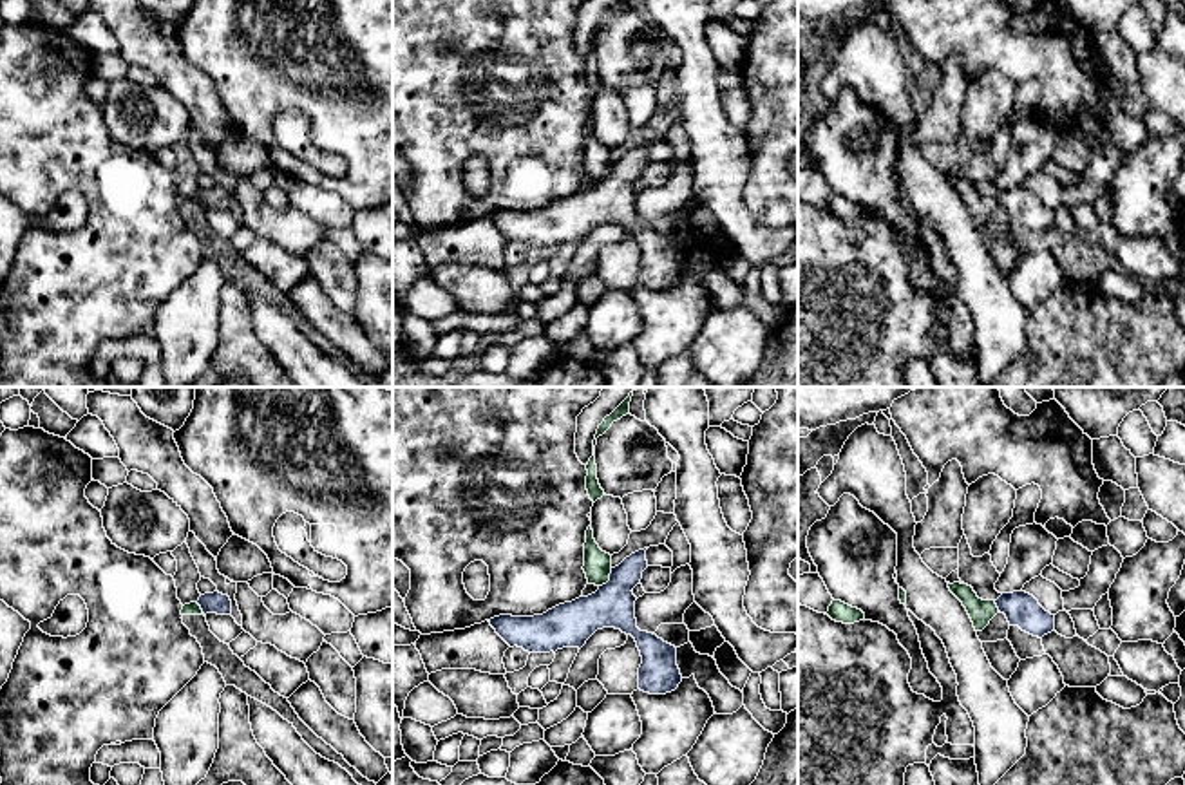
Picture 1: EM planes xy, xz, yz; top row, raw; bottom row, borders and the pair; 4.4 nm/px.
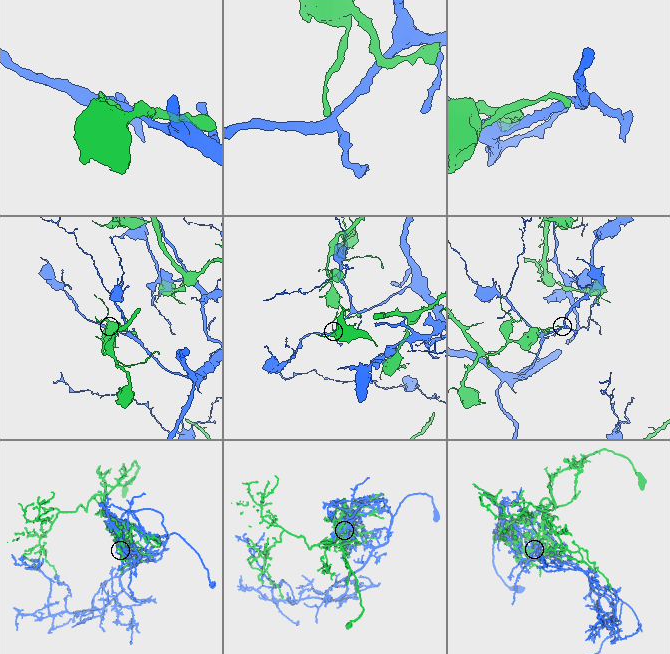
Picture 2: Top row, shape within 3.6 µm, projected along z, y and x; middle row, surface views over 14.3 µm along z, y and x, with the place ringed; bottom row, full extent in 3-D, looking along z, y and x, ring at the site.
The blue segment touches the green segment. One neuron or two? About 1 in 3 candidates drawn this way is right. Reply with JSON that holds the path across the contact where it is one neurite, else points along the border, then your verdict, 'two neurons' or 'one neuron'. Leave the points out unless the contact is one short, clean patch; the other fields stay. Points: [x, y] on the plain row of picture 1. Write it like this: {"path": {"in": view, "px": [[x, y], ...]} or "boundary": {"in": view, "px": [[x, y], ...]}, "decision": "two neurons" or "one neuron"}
{"boundary": {"in": "xz", "px": [[612, 163], [610, 172], [599, 181]]}, "decision": "two neurons"}

